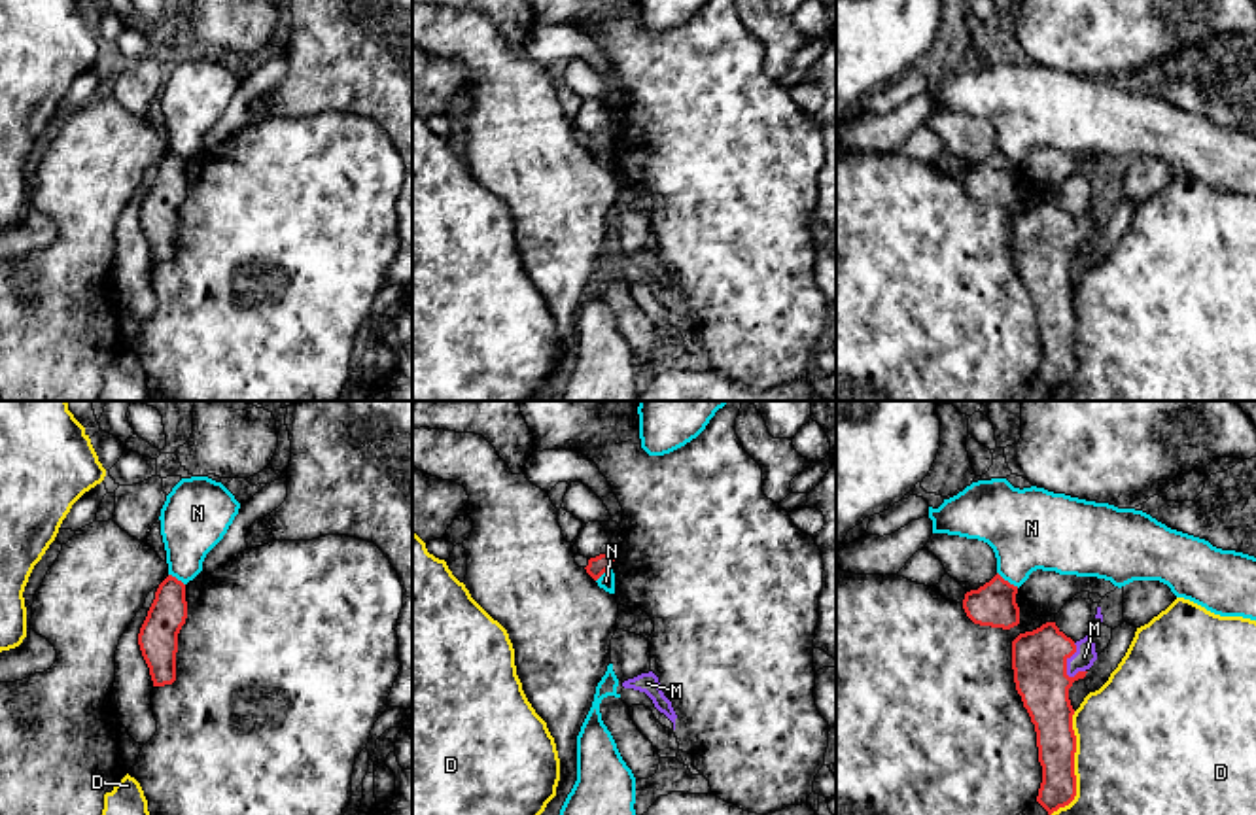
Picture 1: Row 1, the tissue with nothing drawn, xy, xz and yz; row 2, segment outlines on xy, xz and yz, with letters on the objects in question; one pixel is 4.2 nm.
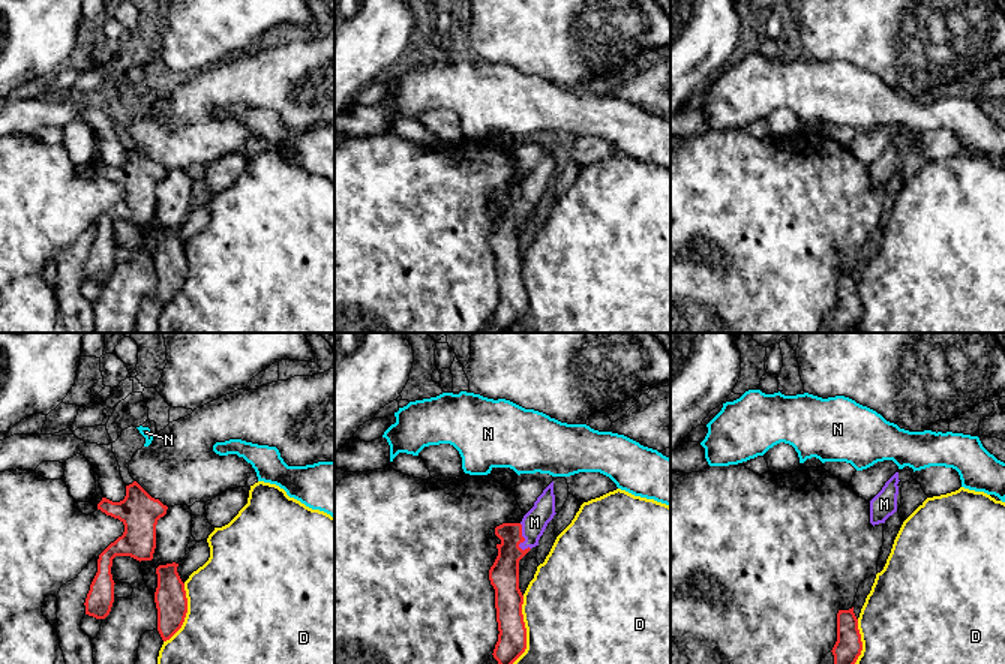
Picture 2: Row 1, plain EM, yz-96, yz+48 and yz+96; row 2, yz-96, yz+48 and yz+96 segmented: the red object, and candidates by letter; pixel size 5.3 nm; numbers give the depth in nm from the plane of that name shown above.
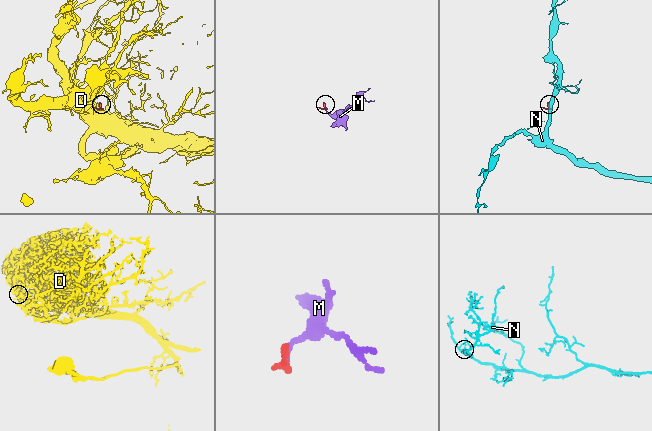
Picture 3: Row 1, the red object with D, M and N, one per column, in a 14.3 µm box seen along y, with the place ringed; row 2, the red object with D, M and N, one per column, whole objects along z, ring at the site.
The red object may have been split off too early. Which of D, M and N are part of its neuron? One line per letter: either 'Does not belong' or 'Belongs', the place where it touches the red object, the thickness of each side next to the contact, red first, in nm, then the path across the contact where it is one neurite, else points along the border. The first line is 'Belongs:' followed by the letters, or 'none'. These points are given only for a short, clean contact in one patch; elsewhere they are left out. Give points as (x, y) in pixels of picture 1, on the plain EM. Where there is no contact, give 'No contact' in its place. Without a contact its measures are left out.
Belongs: M
D: Does not belong. Touches red at yz (1073, 343). Thickness 180 nm (red) against 480 nm
M: Belongs. Touches red at yz (1065, 237). Thickness 240 nm (red) against 90 nm. Path across: yz (1039, 235), (1065, 237), (1084, 233)
N: Does not belong. Touches red at yz (1007, 157). Thickness 190 nm (red) against 340 nm. Boundary: yz (997, 148), (1018, 163)

